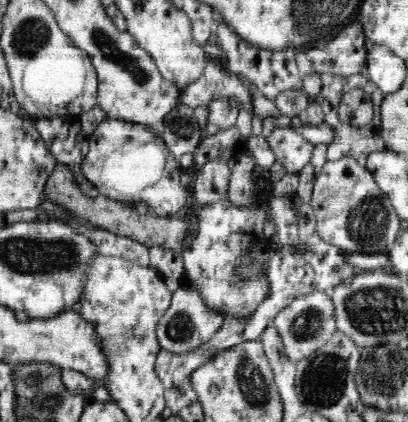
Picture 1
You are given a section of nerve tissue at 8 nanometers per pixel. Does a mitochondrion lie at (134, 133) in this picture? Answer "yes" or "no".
no

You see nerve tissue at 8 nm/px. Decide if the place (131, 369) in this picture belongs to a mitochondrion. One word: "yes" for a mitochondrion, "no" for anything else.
no

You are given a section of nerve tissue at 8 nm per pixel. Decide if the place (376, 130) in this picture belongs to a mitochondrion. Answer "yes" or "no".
no

